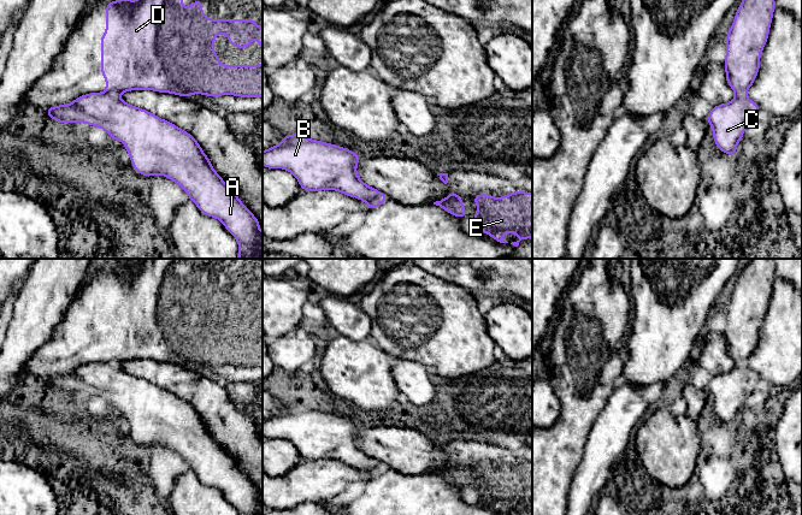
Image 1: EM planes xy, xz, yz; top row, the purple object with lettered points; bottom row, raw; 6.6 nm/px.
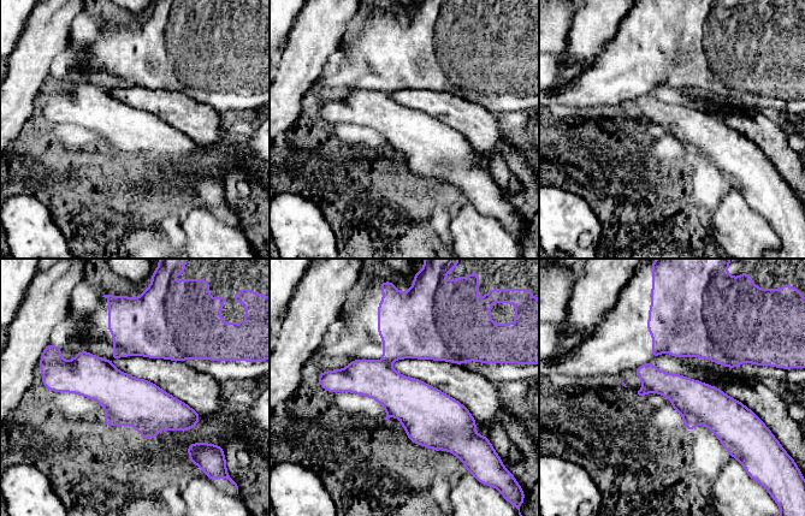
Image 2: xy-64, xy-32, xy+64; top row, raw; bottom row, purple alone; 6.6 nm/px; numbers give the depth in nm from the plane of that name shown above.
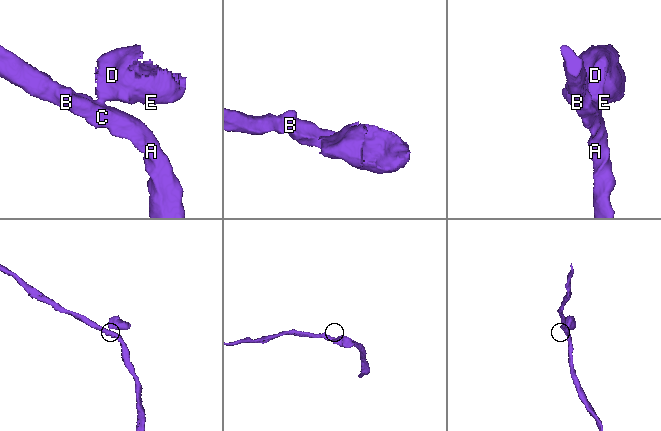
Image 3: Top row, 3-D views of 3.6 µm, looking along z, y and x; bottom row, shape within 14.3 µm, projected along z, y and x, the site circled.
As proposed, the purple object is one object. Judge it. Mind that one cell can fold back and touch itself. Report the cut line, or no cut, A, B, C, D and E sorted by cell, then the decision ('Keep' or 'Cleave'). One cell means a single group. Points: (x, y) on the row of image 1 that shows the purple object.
Split along xy (106, 92), (117, 95). Groups: A B C / D E. Cleave

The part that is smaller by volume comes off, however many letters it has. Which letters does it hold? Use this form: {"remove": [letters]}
{"remove": ["D", "E"]}

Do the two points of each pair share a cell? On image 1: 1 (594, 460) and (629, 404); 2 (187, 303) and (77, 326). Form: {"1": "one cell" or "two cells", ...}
{"1": "one cell", "2": "one cell"}

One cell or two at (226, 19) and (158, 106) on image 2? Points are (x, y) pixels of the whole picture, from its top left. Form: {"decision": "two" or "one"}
{"decision": "two"}

